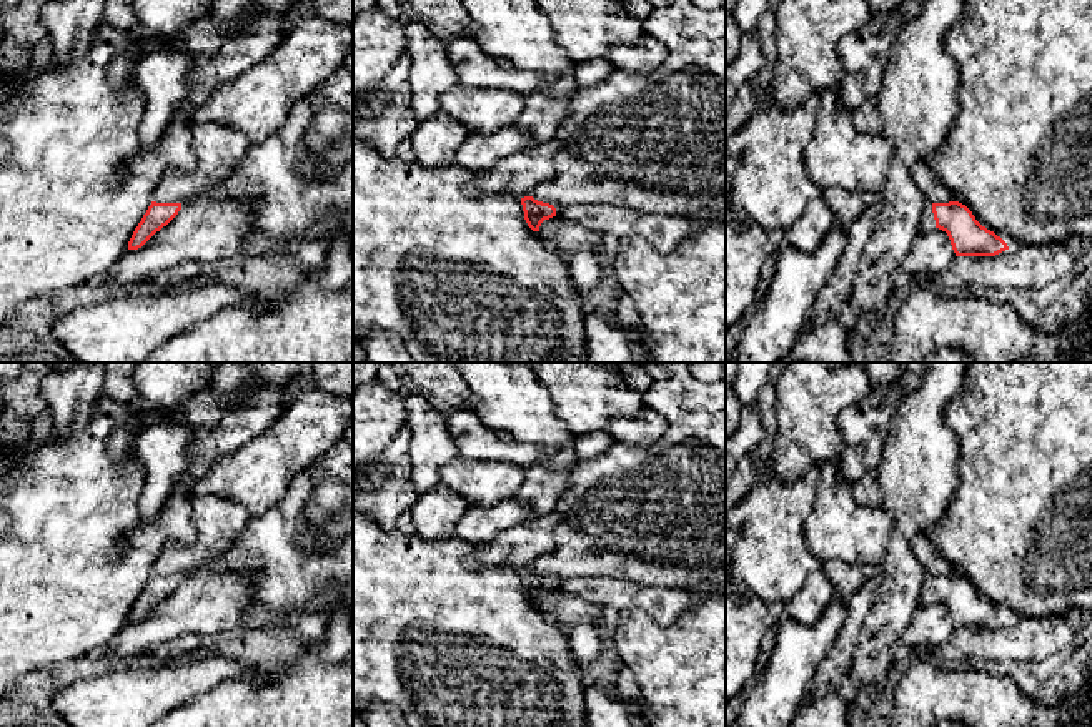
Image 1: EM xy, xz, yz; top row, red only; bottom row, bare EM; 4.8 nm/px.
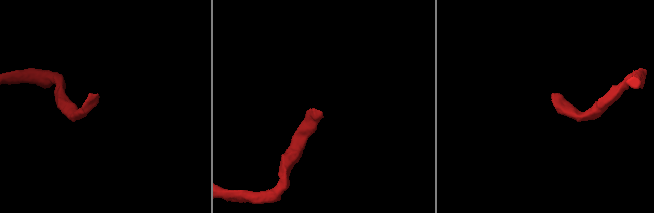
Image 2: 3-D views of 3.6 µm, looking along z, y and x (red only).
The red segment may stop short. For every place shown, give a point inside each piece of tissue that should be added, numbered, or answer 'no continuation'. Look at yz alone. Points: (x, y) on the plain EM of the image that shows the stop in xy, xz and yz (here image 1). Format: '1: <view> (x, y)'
1: yz (928, 596)

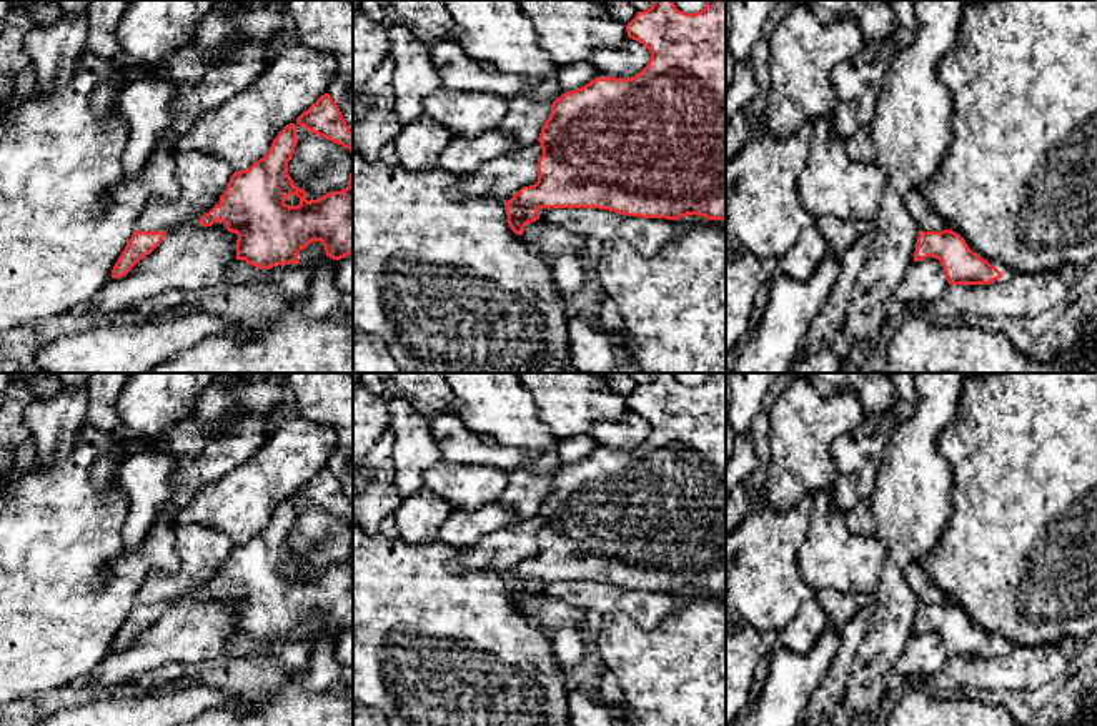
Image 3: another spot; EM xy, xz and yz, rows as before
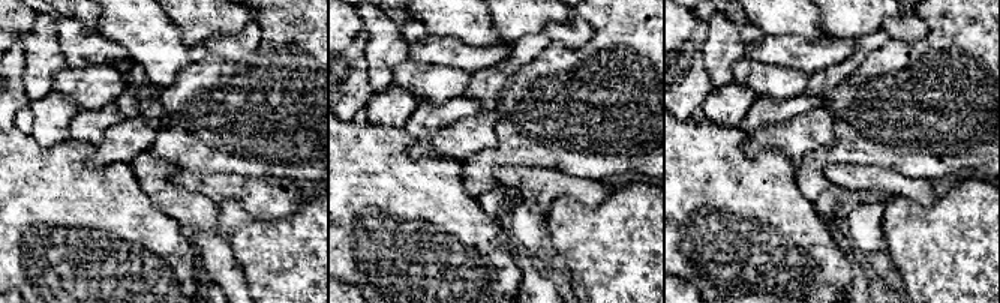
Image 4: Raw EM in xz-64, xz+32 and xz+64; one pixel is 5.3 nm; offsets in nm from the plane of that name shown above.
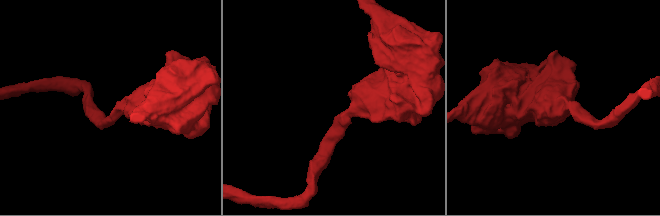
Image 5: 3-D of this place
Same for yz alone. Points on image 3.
no continuation

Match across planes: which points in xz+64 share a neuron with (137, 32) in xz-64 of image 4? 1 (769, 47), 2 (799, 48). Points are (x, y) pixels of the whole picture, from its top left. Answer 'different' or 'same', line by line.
1: different
2: different

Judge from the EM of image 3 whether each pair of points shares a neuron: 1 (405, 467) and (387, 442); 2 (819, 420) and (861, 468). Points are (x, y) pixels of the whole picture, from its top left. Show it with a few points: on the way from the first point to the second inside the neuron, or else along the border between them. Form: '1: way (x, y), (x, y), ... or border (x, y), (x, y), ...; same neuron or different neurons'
1: border (390, 428), (393, 437), (393, 483), (397, 487); different neurons
2: border (866, 415), (834, 442), (834, 478); different neurons

